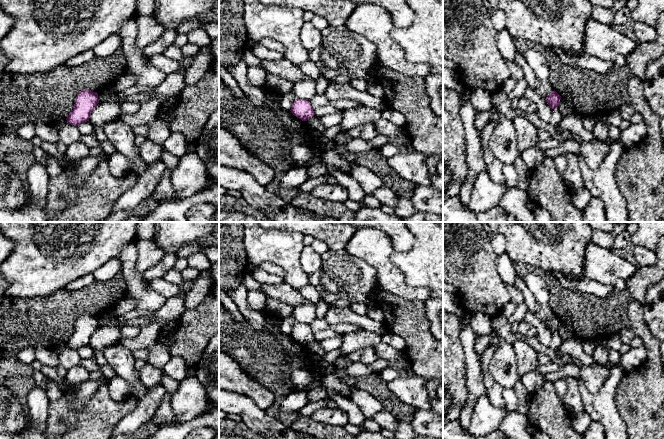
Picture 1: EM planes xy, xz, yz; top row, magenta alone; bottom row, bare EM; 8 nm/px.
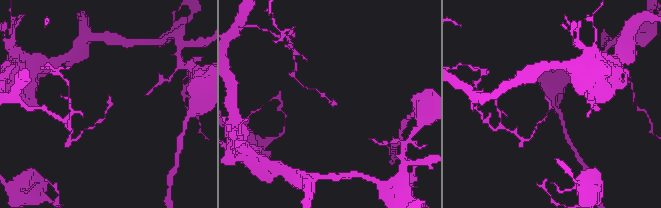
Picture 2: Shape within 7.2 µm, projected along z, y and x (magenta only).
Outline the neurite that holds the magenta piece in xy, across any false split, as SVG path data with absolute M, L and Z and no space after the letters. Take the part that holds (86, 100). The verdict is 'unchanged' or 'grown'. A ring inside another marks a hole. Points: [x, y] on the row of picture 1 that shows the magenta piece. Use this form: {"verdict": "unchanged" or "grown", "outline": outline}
{"verdict": "unchanged", "outline": "M84 89L77 94L73 110L67 116L67 123L78 126L89 121L90 115L99 103L98 93Z"}

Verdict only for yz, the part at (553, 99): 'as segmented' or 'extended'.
as segmented

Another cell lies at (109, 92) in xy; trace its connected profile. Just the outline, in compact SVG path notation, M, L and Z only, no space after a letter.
M108 86L97 93L104 97L104 102L109 102L115 97L117 92L113 86Z

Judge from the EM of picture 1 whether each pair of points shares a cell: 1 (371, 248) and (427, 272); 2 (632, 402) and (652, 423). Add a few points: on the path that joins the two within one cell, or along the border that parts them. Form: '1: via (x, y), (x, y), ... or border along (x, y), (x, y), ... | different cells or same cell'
1: border along (394, 251), (391, 261), (402, 272), (404, 277) | different cells
2: via (637, 407), (647, 418) | same cell

